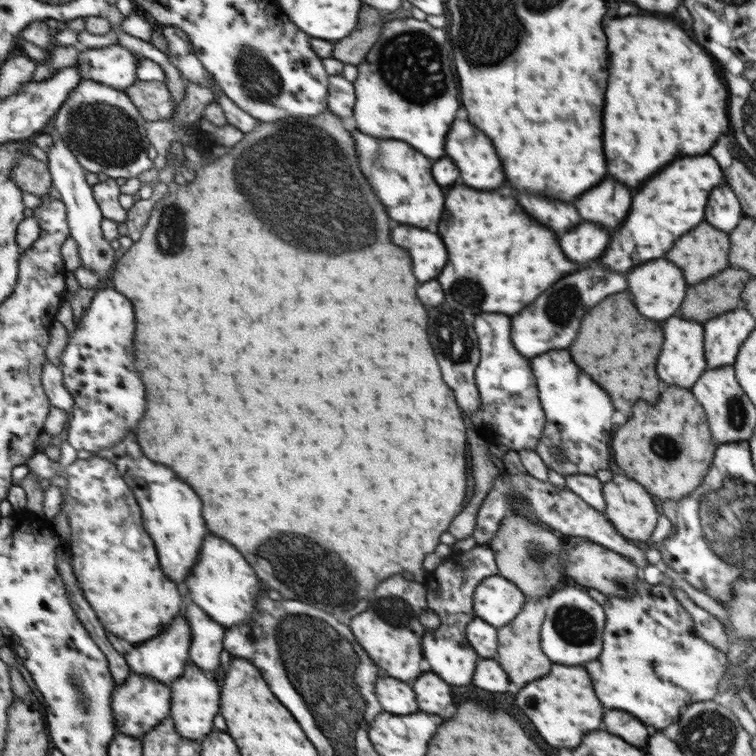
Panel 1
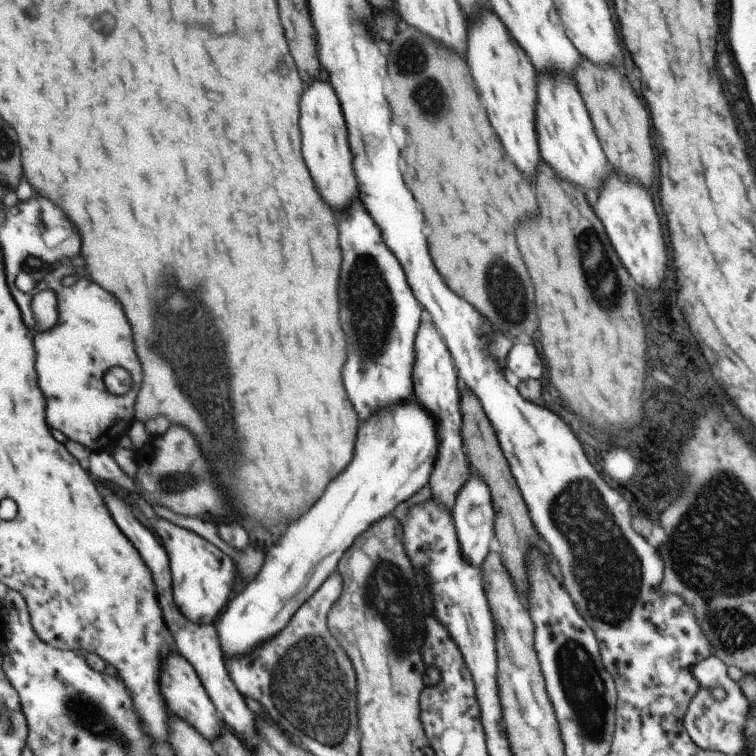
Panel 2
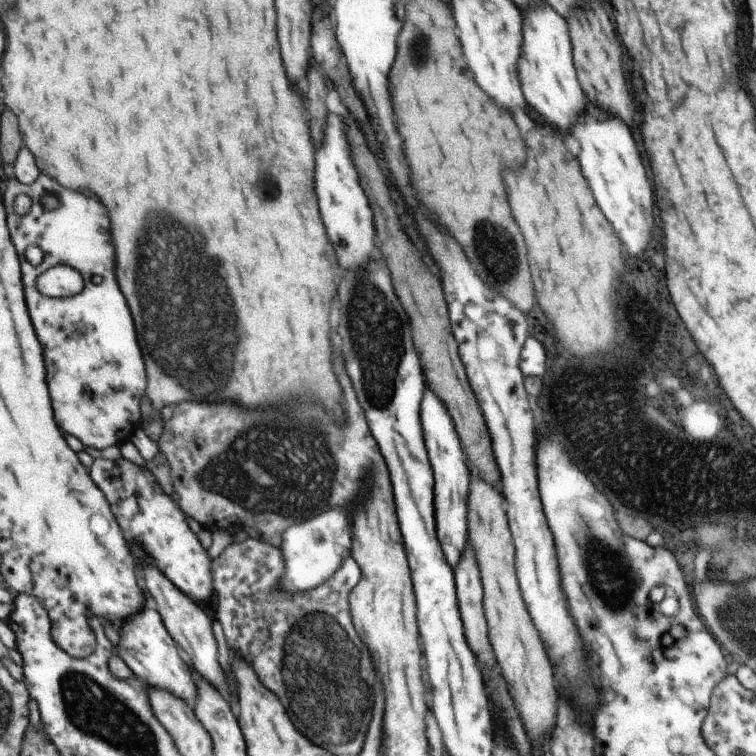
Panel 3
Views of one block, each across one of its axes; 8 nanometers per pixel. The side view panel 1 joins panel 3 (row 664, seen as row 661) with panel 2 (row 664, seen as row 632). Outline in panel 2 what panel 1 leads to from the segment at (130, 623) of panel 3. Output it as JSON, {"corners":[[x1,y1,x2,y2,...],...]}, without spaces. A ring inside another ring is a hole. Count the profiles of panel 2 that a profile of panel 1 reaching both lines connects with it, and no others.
{"corners":[[171,652,163,664,161,671,161,690,171,713,184,718,192,724,199,732,203,733,216,746,222,735,222,728,225,727,223,720,217,716,217,708,211,700,194,664,188,661,181,653]]}

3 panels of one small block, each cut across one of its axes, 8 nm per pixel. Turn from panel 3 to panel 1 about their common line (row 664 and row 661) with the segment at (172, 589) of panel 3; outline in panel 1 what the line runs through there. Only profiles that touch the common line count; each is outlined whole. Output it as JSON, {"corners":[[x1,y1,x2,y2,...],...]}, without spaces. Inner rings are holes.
{"corners":[[191,600,183,611,194,632,190,648,190,661,197,668,215,672,221,666,221,654,226,648,226,629,213,620,200,606]]}

